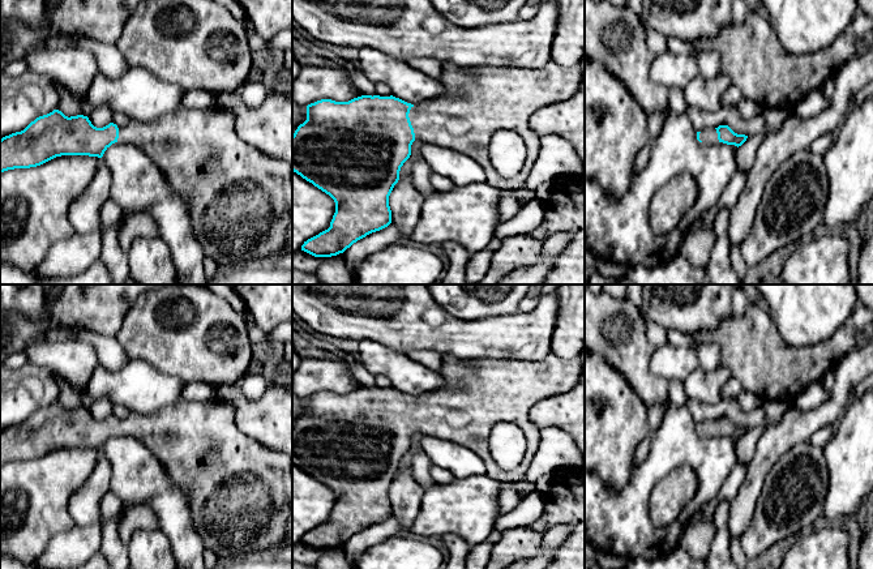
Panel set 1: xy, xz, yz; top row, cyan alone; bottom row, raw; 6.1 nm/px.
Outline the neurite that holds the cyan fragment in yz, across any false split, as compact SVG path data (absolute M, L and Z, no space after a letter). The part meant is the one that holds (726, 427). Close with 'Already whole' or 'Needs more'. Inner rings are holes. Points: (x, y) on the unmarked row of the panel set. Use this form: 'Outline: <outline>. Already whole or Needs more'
Outline: M719 418L715 422L697 424L697 432L705 436L723 435L727 437L741 438L748 428L735 425L728 418Z. Needs more

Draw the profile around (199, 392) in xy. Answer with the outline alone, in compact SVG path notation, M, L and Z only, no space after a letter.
M200 381L189 382L184 384L181 389L181 397L185 401L211 402L217 399L217 389Z

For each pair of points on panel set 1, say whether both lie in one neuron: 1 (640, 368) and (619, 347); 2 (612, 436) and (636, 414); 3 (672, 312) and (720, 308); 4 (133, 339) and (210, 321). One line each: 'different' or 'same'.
1: same
2: same
3: same
4: same

